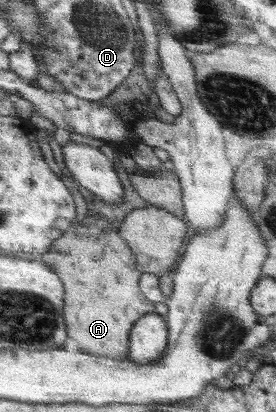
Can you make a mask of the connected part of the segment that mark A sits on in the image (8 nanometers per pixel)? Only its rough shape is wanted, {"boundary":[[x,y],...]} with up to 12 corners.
{"boundary":[[90,210],[40,260],[65,277],[70,337],[128,359],[154,311],[110,219]]}

